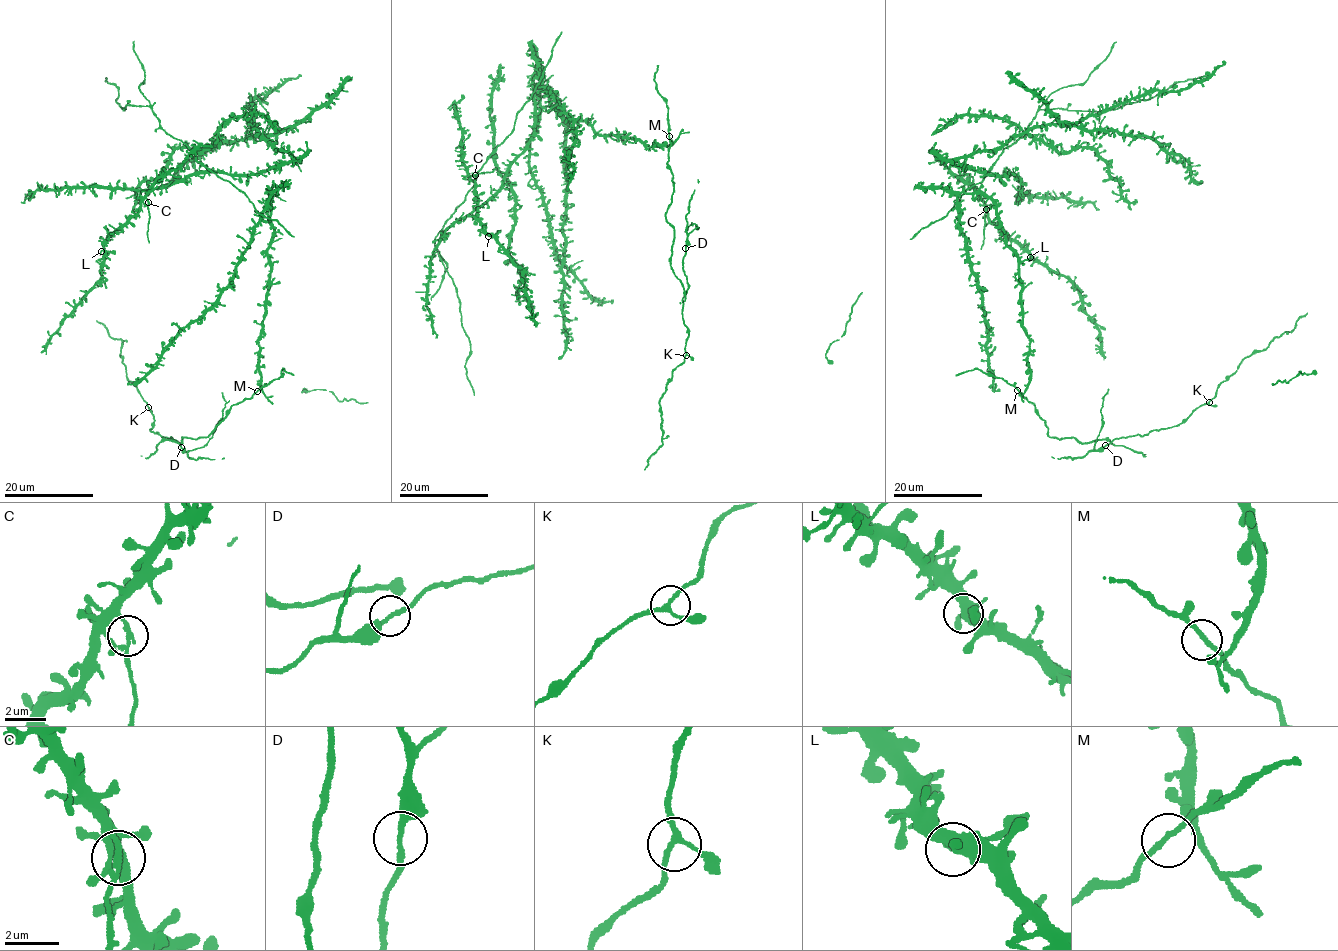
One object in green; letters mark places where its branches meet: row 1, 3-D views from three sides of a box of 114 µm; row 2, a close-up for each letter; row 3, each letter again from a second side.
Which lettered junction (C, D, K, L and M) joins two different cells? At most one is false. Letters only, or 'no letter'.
C

